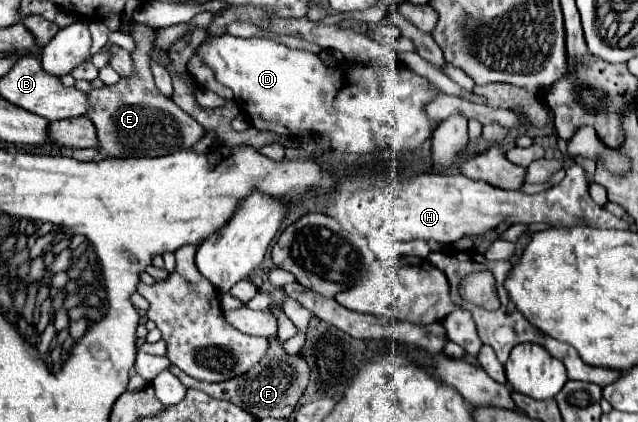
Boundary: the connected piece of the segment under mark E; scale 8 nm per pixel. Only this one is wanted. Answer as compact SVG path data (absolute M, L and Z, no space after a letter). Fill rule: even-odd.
M135 23L132 38L138 49L132 57L136 75L88 93L88 117L98 131L96 149L102 157L162 157L190 149L206 135L206 129L198 121L184 113L170 97L158 93L148 61L148 51L154 47L154 33L154 28Z

